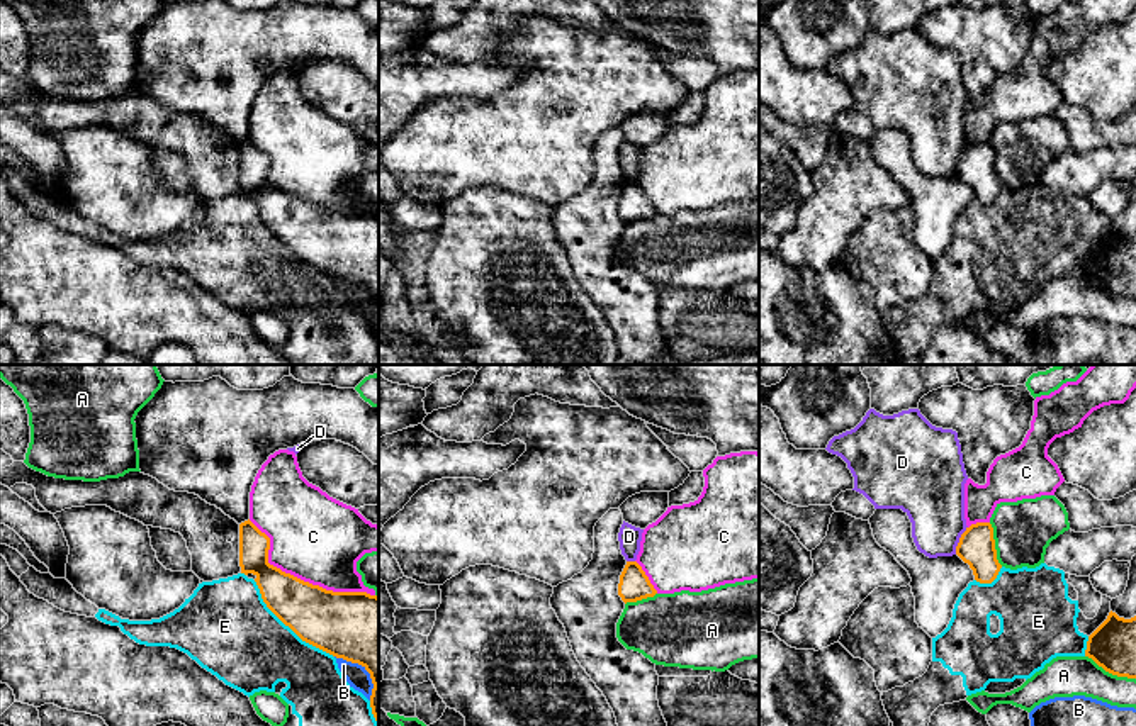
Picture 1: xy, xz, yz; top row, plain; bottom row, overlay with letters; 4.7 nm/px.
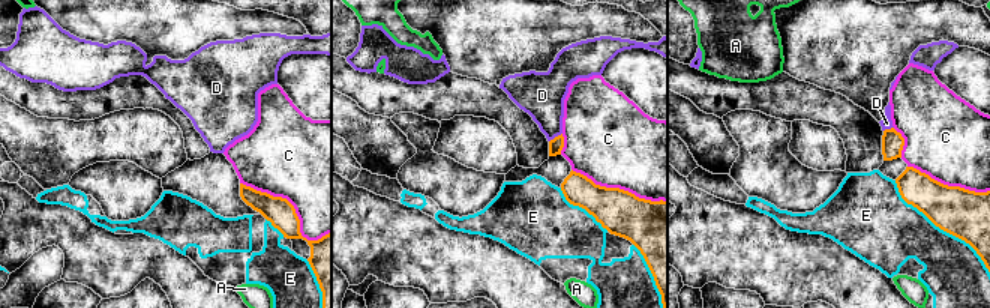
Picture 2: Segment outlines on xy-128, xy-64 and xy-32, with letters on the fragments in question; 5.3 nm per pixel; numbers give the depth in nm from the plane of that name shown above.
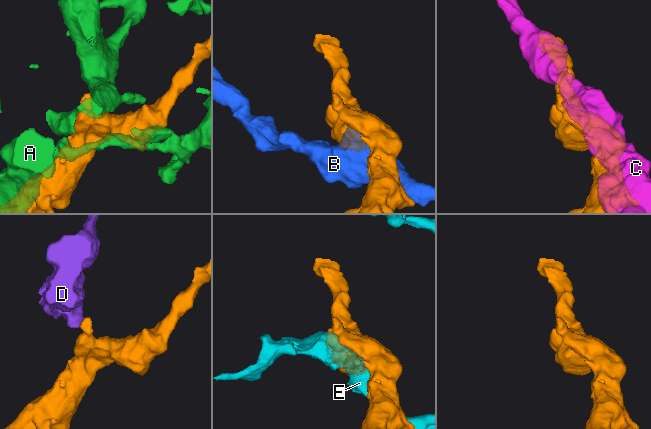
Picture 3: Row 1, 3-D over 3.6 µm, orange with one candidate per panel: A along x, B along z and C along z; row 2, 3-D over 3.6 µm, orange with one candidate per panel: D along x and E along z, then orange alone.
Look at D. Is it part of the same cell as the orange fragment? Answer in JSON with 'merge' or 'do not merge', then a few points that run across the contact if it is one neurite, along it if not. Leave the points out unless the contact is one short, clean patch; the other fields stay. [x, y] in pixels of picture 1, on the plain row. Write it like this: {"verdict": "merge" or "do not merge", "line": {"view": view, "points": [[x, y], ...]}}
{"verdict": "do not merge", "line": {"view": "yz", "points": [[967, 146], [955, 173]]}}

